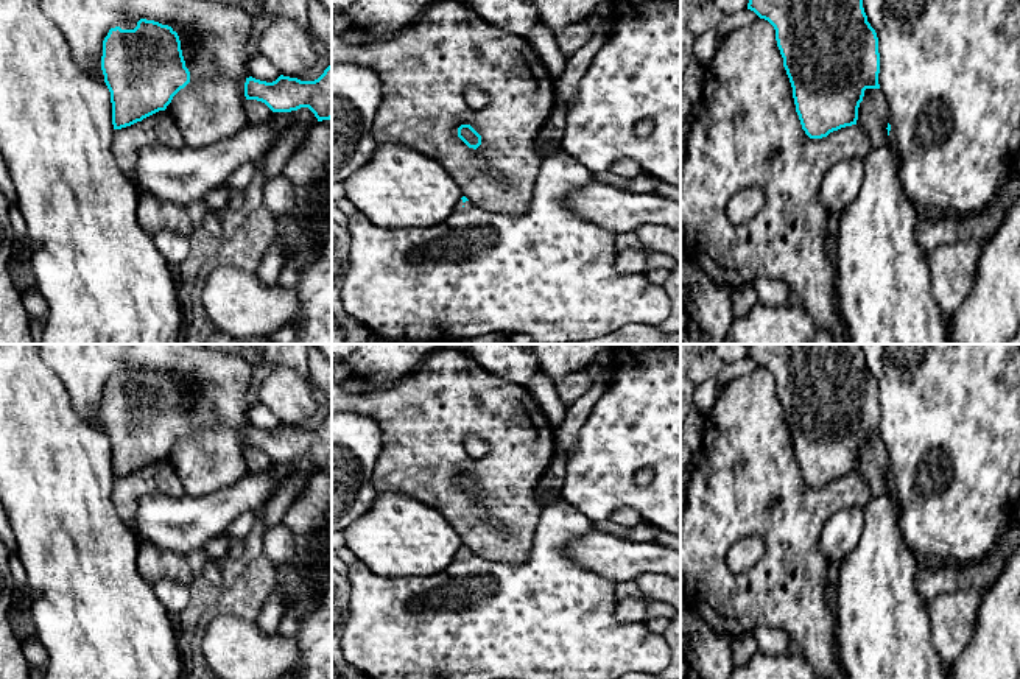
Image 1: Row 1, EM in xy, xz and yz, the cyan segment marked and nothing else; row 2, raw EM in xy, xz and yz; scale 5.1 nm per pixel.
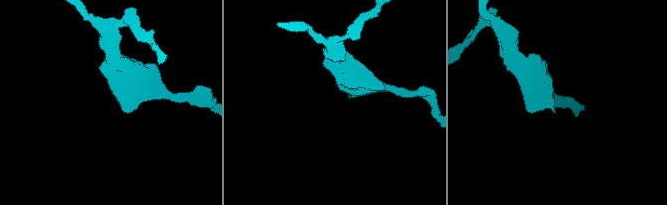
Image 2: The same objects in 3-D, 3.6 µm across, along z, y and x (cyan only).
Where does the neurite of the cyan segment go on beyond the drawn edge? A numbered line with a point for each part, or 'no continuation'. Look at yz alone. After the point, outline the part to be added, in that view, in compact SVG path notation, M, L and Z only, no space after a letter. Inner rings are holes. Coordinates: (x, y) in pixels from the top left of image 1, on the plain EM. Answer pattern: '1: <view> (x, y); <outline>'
1: yz (893, 491); M891 475L889 484L888 484L888 489L889 489L889 497L894 503L894 506L900 511L899 492L897 492L895 480L892 475Z

